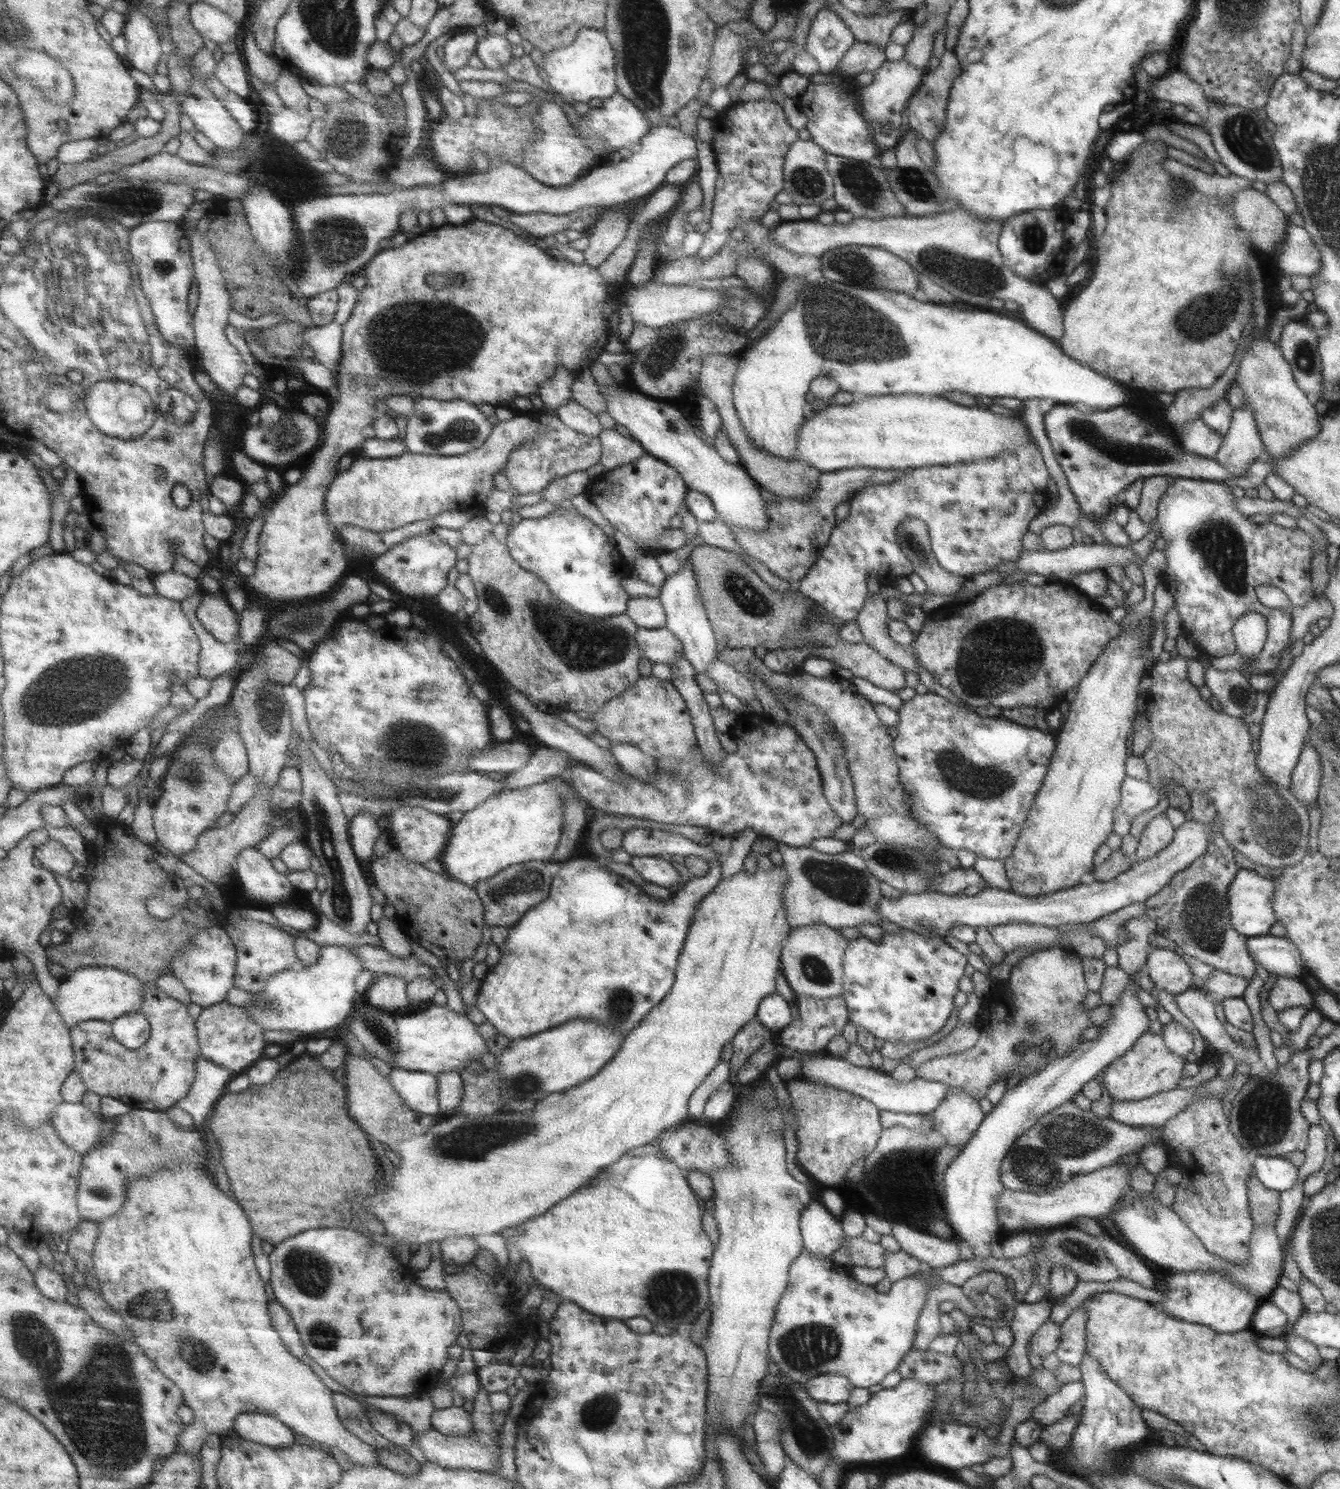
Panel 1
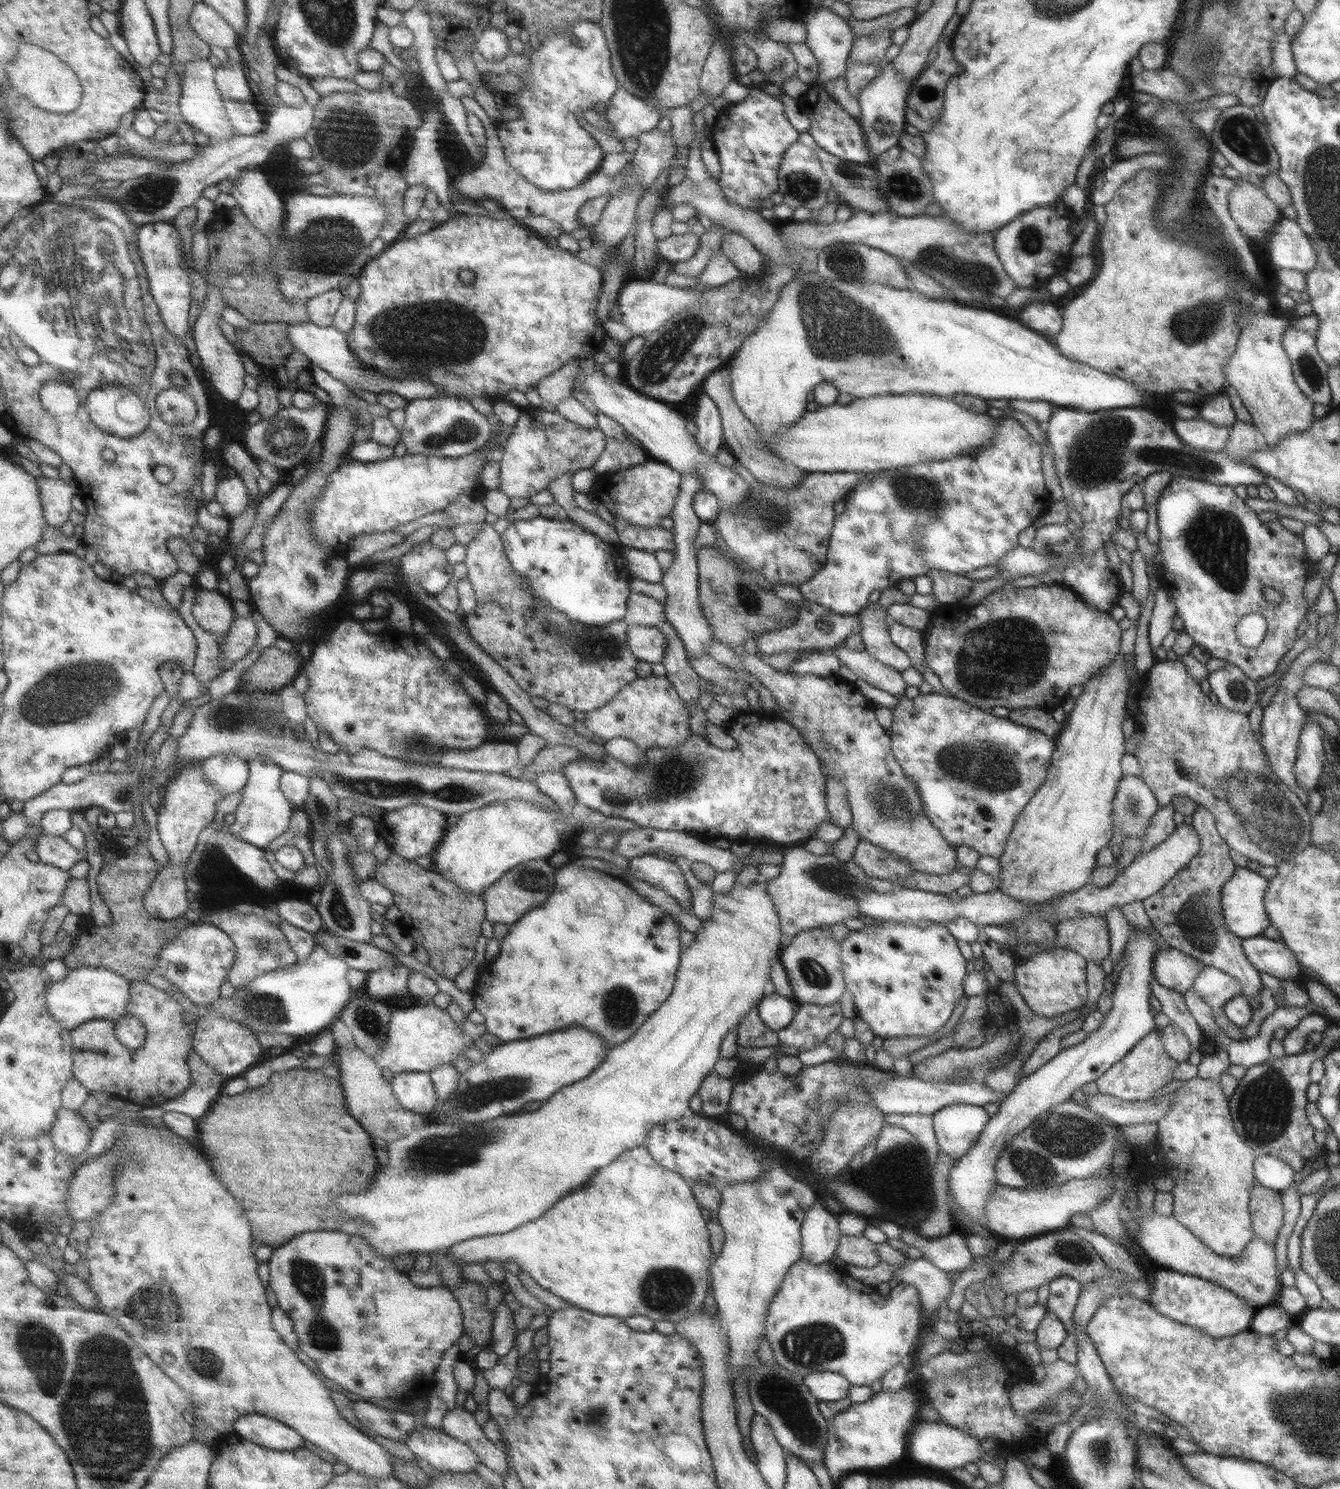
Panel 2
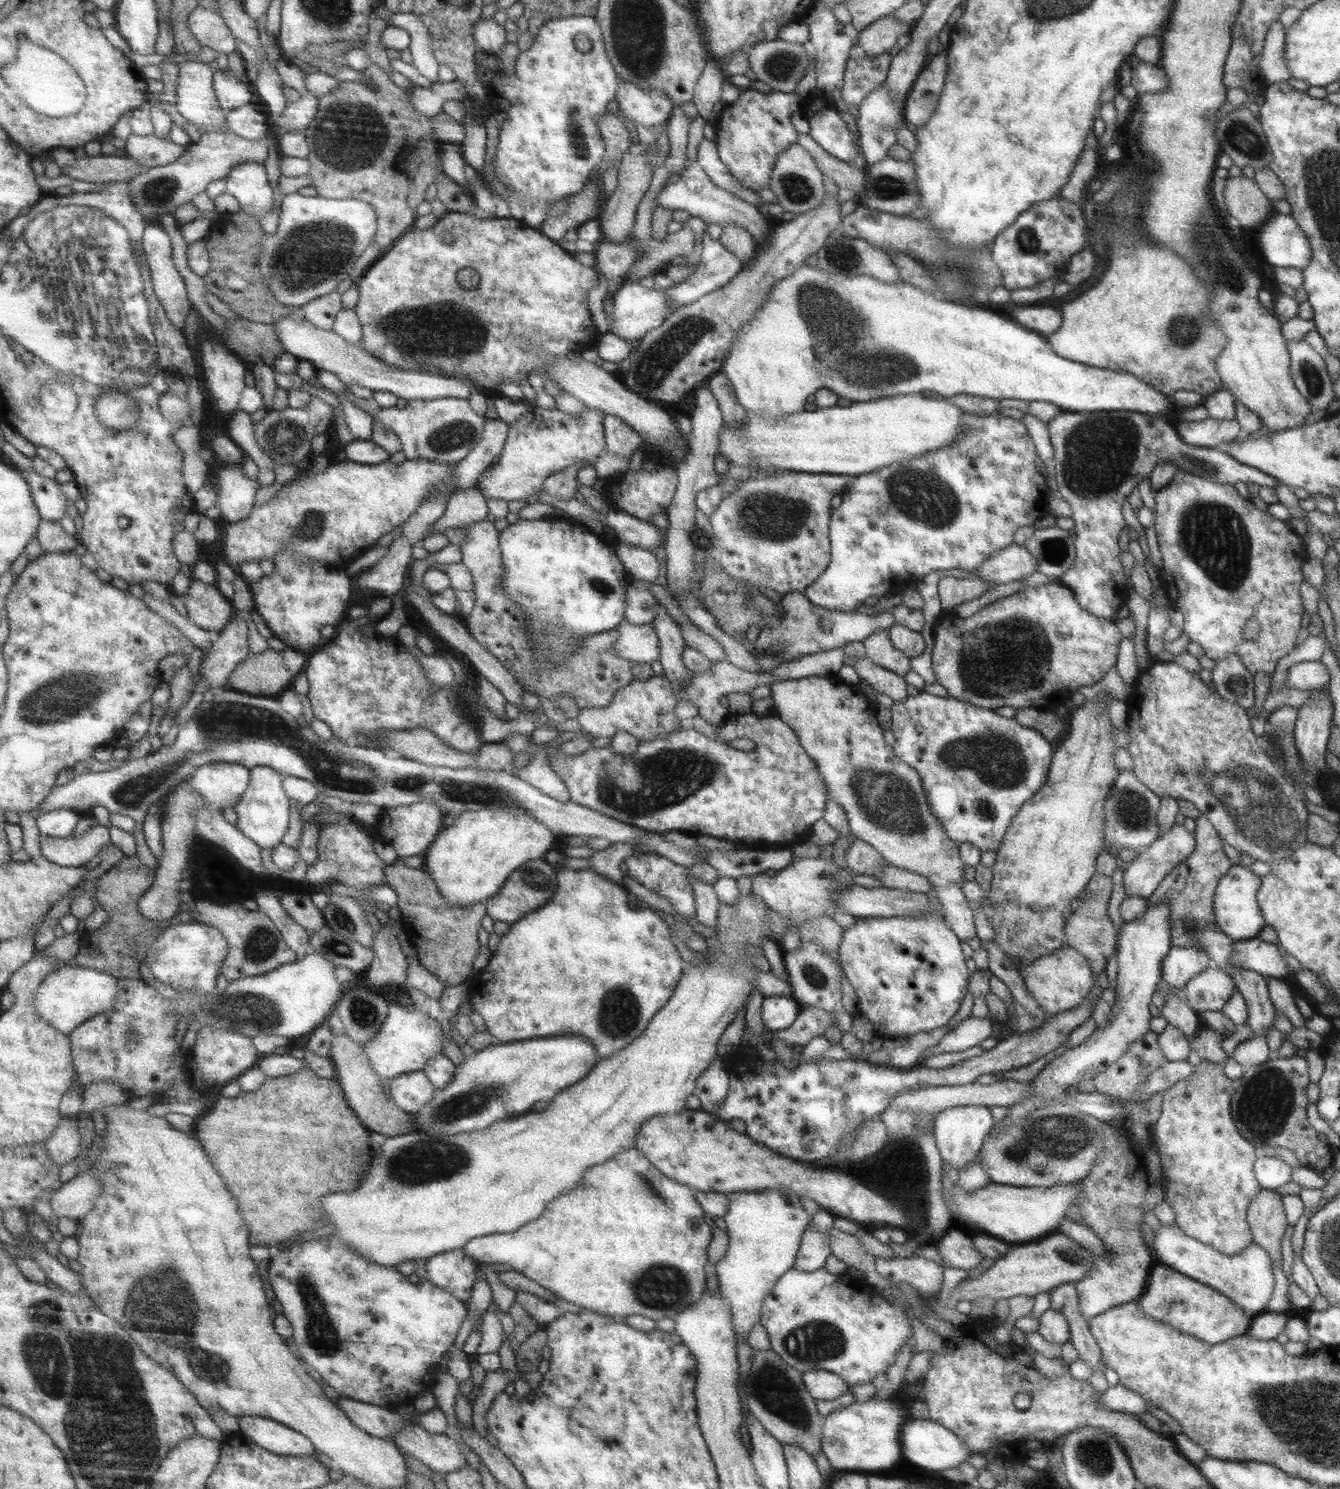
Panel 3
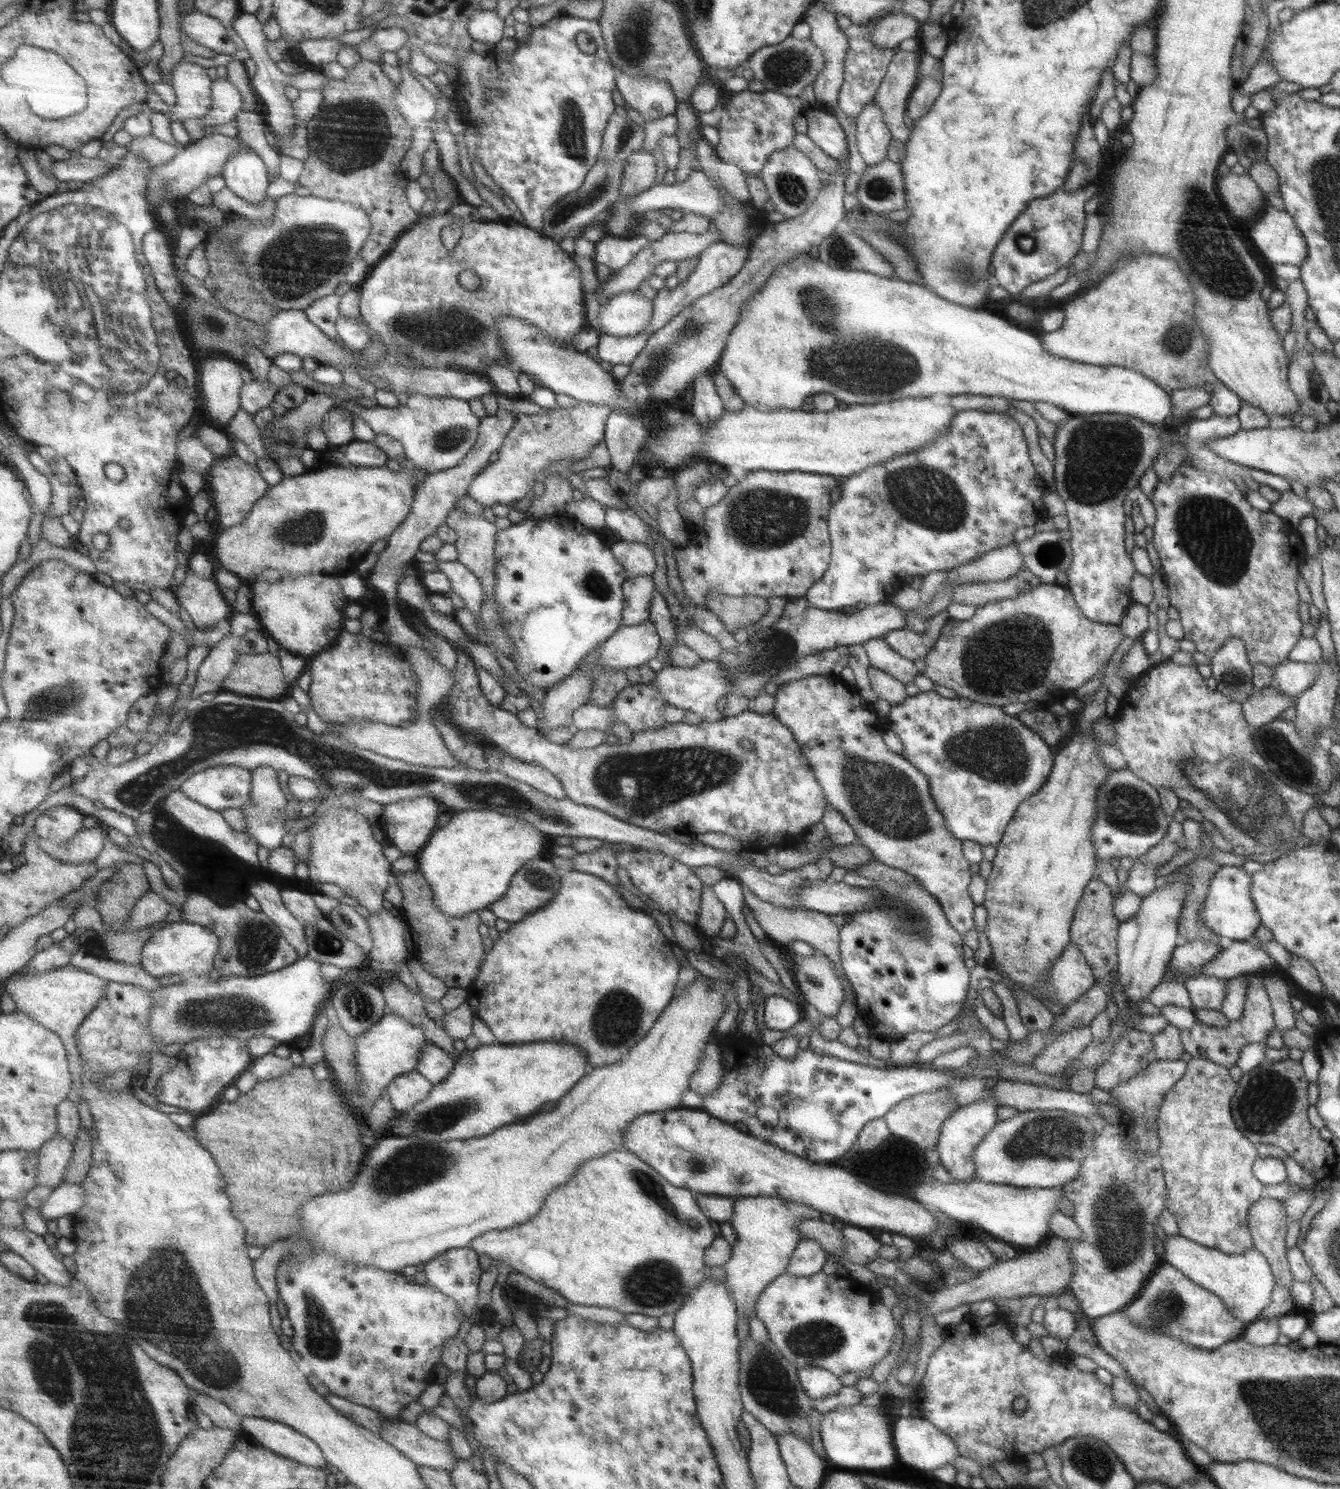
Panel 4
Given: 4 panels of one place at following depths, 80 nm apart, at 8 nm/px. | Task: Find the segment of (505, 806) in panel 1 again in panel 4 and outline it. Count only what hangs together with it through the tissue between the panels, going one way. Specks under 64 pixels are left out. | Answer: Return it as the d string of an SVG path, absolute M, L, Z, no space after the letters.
M466 810L454 815L446 827L439 827L427 848L417 856L418 870L432 884L436 904L441 911L462 918L468 913L488 908L488 902L494 903L494 898L503 898L510 889L512 878L519 873L518 868L523 869L529 861L544 857L552 845L549 838L524 819L495 810Z

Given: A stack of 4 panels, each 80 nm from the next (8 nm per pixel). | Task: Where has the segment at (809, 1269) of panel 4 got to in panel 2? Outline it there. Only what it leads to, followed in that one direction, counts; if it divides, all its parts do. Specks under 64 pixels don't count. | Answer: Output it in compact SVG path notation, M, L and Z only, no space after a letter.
M817 1200L808 1209L801 1224L801 1259L812 1264L830 1261L842 1235L836 1216Z

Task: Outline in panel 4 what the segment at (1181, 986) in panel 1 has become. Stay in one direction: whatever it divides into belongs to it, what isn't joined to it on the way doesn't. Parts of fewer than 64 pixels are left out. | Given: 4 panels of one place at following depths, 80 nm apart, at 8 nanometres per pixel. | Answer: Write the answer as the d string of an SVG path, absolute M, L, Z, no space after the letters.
M1194 940L1186 945L1177 946L1169 962L1171 974L1187 974L1193 976L1195 972L1208 964L1220 952L1216 943Z

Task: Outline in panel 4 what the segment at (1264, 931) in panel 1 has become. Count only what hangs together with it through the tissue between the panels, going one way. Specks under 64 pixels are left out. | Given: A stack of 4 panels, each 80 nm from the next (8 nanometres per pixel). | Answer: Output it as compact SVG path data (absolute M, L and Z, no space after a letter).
M1222 866L1210 880L1210 889L1202 907L1200 922L1206 930L1218 934L1225 942L1248 941L1255 937L1261 916L1252 900L1252 878L1242 867Z

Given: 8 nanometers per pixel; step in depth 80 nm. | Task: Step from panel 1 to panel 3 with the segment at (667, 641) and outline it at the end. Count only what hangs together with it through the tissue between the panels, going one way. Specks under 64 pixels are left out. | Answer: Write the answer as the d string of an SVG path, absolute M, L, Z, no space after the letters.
M624 619L619 626L620 636L615 642L614 650L630 663L652 663L660 656L659 638L653 623L635 625Z

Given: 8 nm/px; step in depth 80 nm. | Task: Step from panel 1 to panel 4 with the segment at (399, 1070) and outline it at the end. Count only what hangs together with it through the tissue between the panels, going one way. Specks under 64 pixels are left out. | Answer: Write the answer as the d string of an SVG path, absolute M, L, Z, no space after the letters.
M419 1070L403 1074L389 1086L393 1106L401 1113L414 1110L432 1096L435 1085Z

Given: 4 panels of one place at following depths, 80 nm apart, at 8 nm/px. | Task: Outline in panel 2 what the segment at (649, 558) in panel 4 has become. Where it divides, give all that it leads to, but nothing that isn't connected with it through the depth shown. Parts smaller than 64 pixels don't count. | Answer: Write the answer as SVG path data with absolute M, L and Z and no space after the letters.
M620 546L620 549L625 568L631 572L632 576L641 578L646 582L661 582L664 572L654 553L624 546Z

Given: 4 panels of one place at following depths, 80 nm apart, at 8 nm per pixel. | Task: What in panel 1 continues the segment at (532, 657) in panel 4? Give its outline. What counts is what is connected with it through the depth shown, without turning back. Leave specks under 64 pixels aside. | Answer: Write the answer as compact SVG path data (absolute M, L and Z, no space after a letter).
M560 507L553 511L552 514L544 516L544 518L522 519L517 526L514 525L513 527L514 528L508 532L506 540L506 546L508 550L511 551L512 558L515 558L520 566L532 571L540 580L544 581L545 584L549 586L549 591L552 591L552 594L554 594L556 598L559 598L564 604L571 606L576 612L589 617L606 618L607 616L615 614L624 614L627 611L627 604L631 596L624 590L623 578L634 574L634 570L632 566L620 556L613 537L606 536L603 530L590 519L580 516L578 511L571 511L570 509Z

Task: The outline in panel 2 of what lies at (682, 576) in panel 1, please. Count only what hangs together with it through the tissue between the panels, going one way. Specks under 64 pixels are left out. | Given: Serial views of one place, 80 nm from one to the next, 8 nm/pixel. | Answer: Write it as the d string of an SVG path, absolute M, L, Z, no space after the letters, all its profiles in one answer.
M685 472L681 475L681 486L678 498L676 499L674 510L670 518L674 521L672 534L675 538L675 547L670 550L673 554L673 563L668 571L664 573L661 583L667 592L665 603L665 618L671 623L676 634L683 641L685 651L688 656L698 658L703 654L709 654L709 648L713 639L713 628L704 616L703 608L699 597L699 568L697 565L696 551L698 550L696 537L699 528L703 524L696 516L693 507L693 498L700 489L701 478L695 472Z

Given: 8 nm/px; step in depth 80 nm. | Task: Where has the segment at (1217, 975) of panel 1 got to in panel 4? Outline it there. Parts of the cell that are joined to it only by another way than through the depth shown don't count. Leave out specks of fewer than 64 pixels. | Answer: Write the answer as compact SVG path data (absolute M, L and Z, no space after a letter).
M1200 973L1186 979L1183 984L1190 993L1192 1009L1208 1009L1220 1011L1226 997L1227 981L1212 975Z

